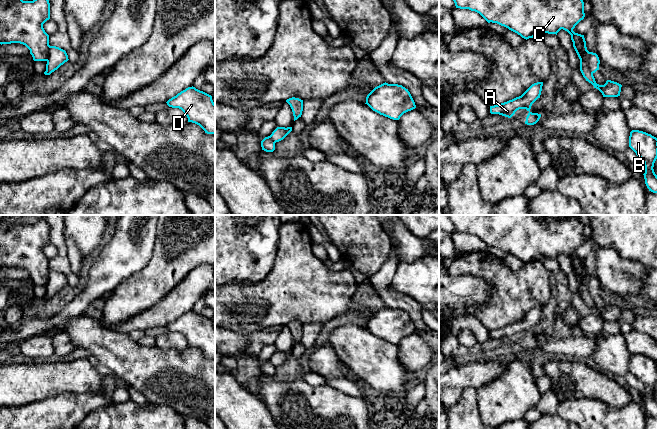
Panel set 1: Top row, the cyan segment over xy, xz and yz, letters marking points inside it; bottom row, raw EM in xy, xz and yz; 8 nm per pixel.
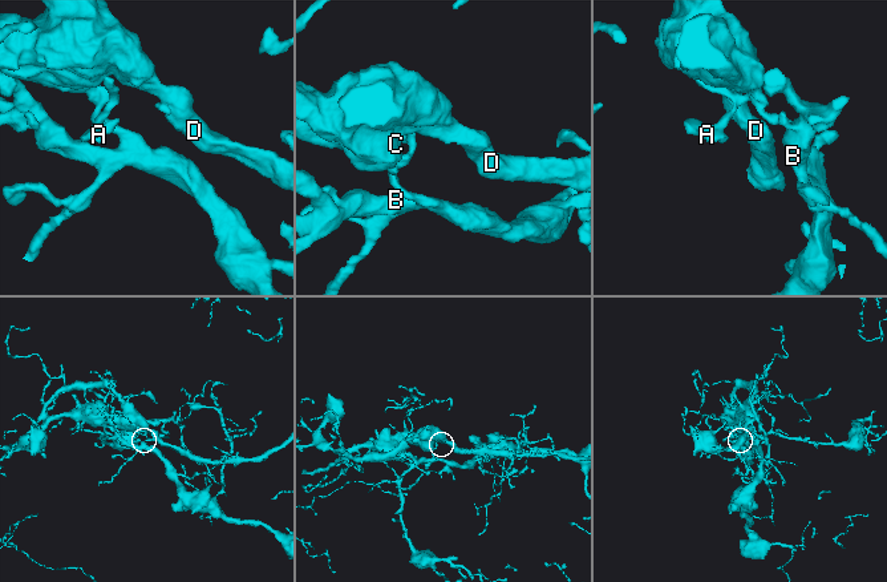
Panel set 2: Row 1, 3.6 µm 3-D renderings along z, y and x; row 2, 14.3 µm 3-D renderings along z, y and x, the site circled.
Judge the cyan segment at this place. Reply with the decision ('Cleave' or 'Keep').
Cleave

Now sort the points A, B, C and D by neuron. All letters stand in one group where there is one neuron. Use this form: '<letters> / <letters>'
A C D / B

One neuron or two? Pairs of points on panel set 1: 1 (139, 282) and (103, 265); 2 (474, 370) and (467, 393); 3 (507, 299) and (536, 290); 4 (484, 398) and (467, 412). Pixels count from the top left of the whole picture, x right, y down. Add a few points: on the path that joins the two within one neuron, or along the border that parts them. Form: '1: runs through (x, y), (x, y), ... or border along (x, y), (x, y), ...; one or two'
1: border along (147, 262), (139, 270), (124, 279), (111, 292); two
2: border along (476, 388), (466, 387), (453, 404); two
3: runs through (514, 296), (530, 296); one
4: border along (476, 389), (476, 403), (482, 418); two

